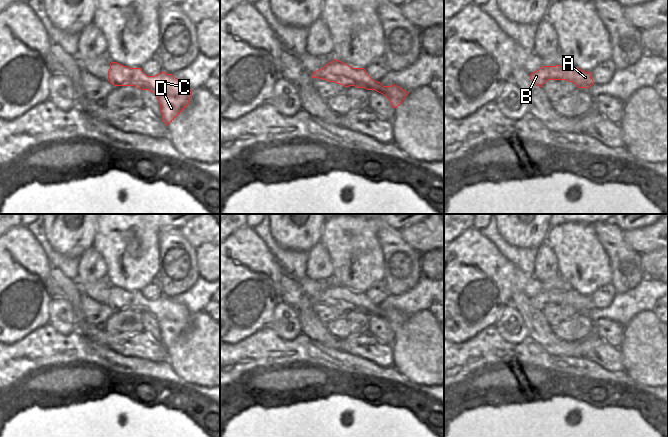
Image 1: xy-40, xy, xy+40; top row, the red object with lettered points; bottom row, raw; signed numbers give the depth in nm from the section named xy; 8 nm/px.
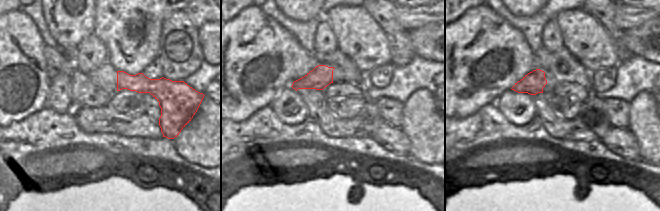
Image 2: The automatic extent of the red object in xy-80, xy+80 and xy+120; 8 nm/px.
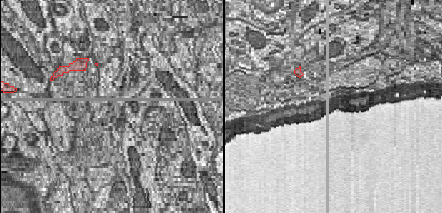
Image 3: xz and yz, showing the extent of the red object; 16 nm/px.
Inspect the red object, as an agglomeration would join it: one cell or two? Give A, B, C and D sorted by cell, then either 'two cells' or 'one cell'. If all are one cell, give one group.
A B C D; one cell

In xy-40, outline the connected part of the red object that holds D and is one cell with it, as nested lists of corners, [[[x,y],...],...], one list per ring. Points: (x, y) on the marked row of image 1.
[[[110,63],[108,81],[115,86],[135,86],[153,92],[159,103],[162,121],[168,126],[190,103],[192,90],[183,81],[164,71],[147,76],[141,68]]]

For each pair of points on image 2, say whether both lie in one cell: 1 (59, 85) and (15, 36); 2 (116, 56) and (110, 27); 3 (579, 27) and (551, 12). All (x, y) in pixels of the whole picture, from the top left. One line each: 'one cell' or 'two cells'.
1: two cells
2: one cell
3: two cells

